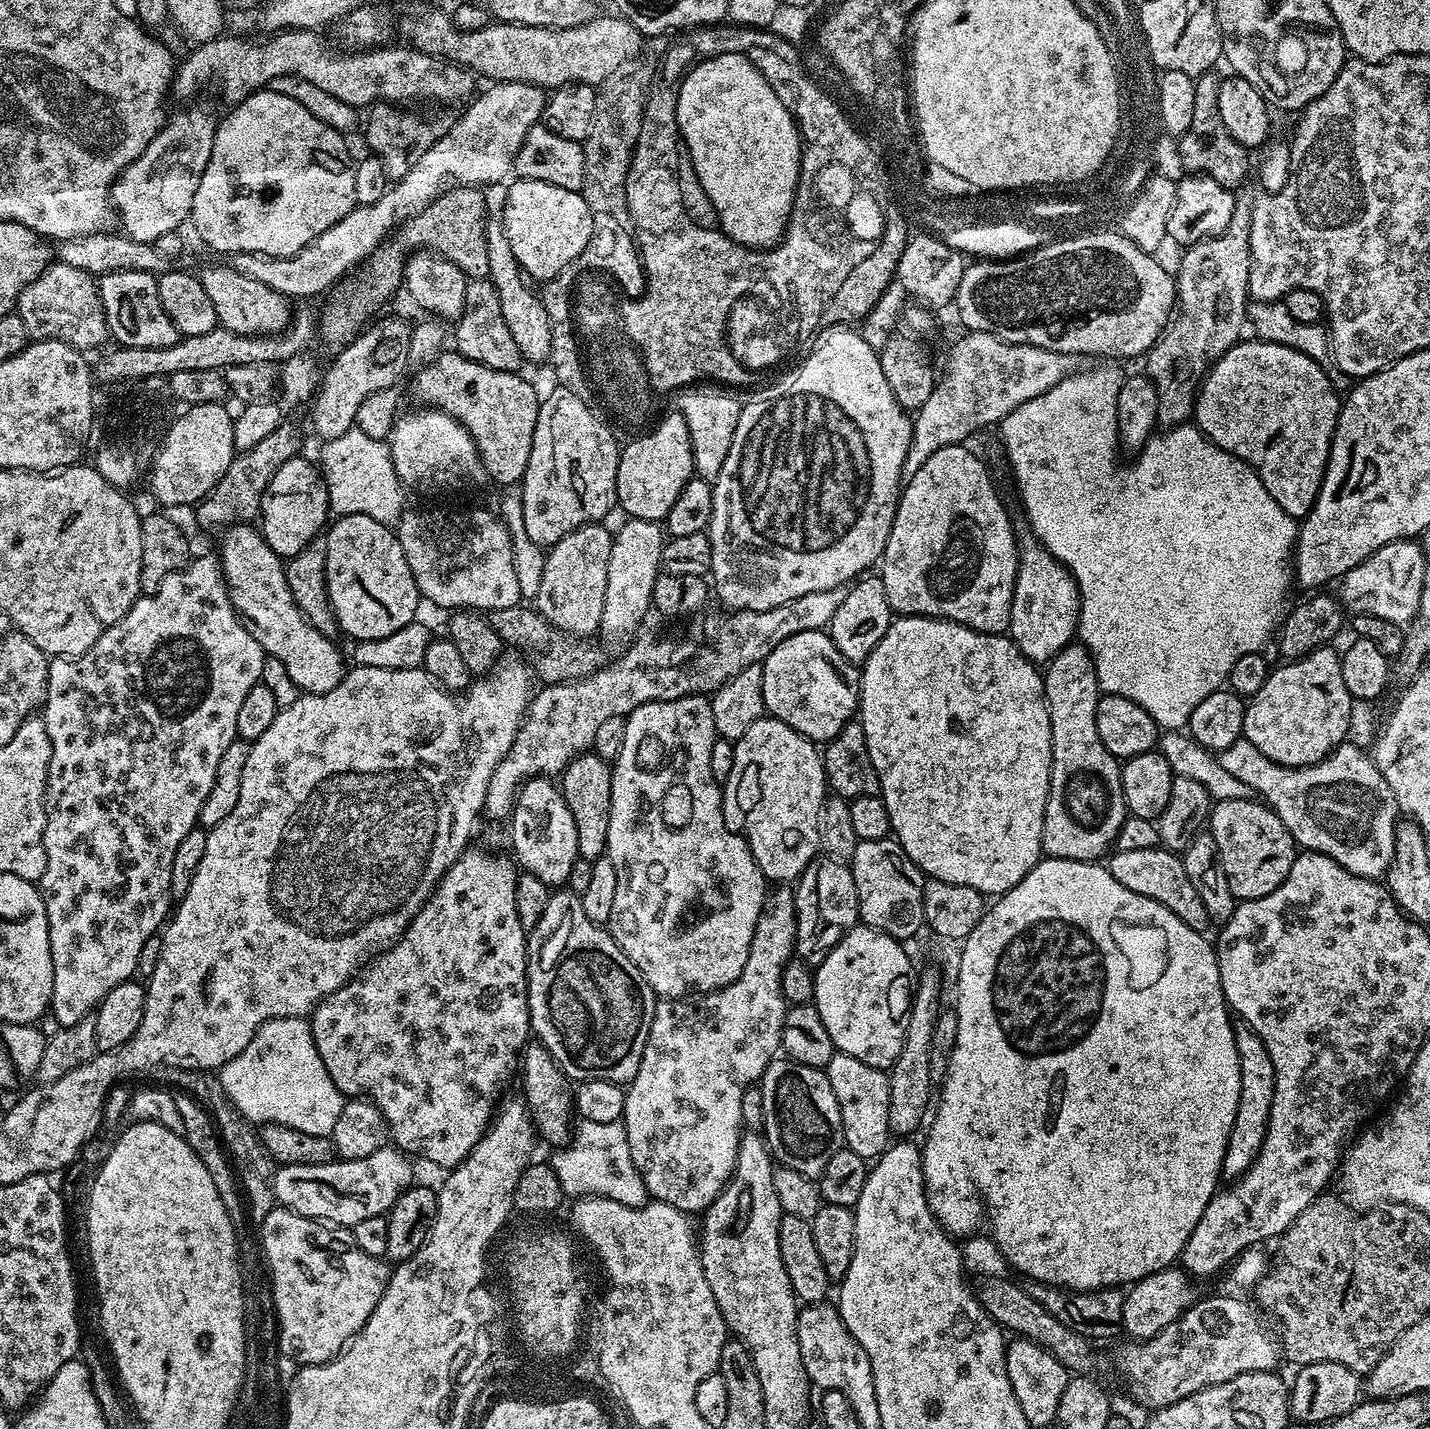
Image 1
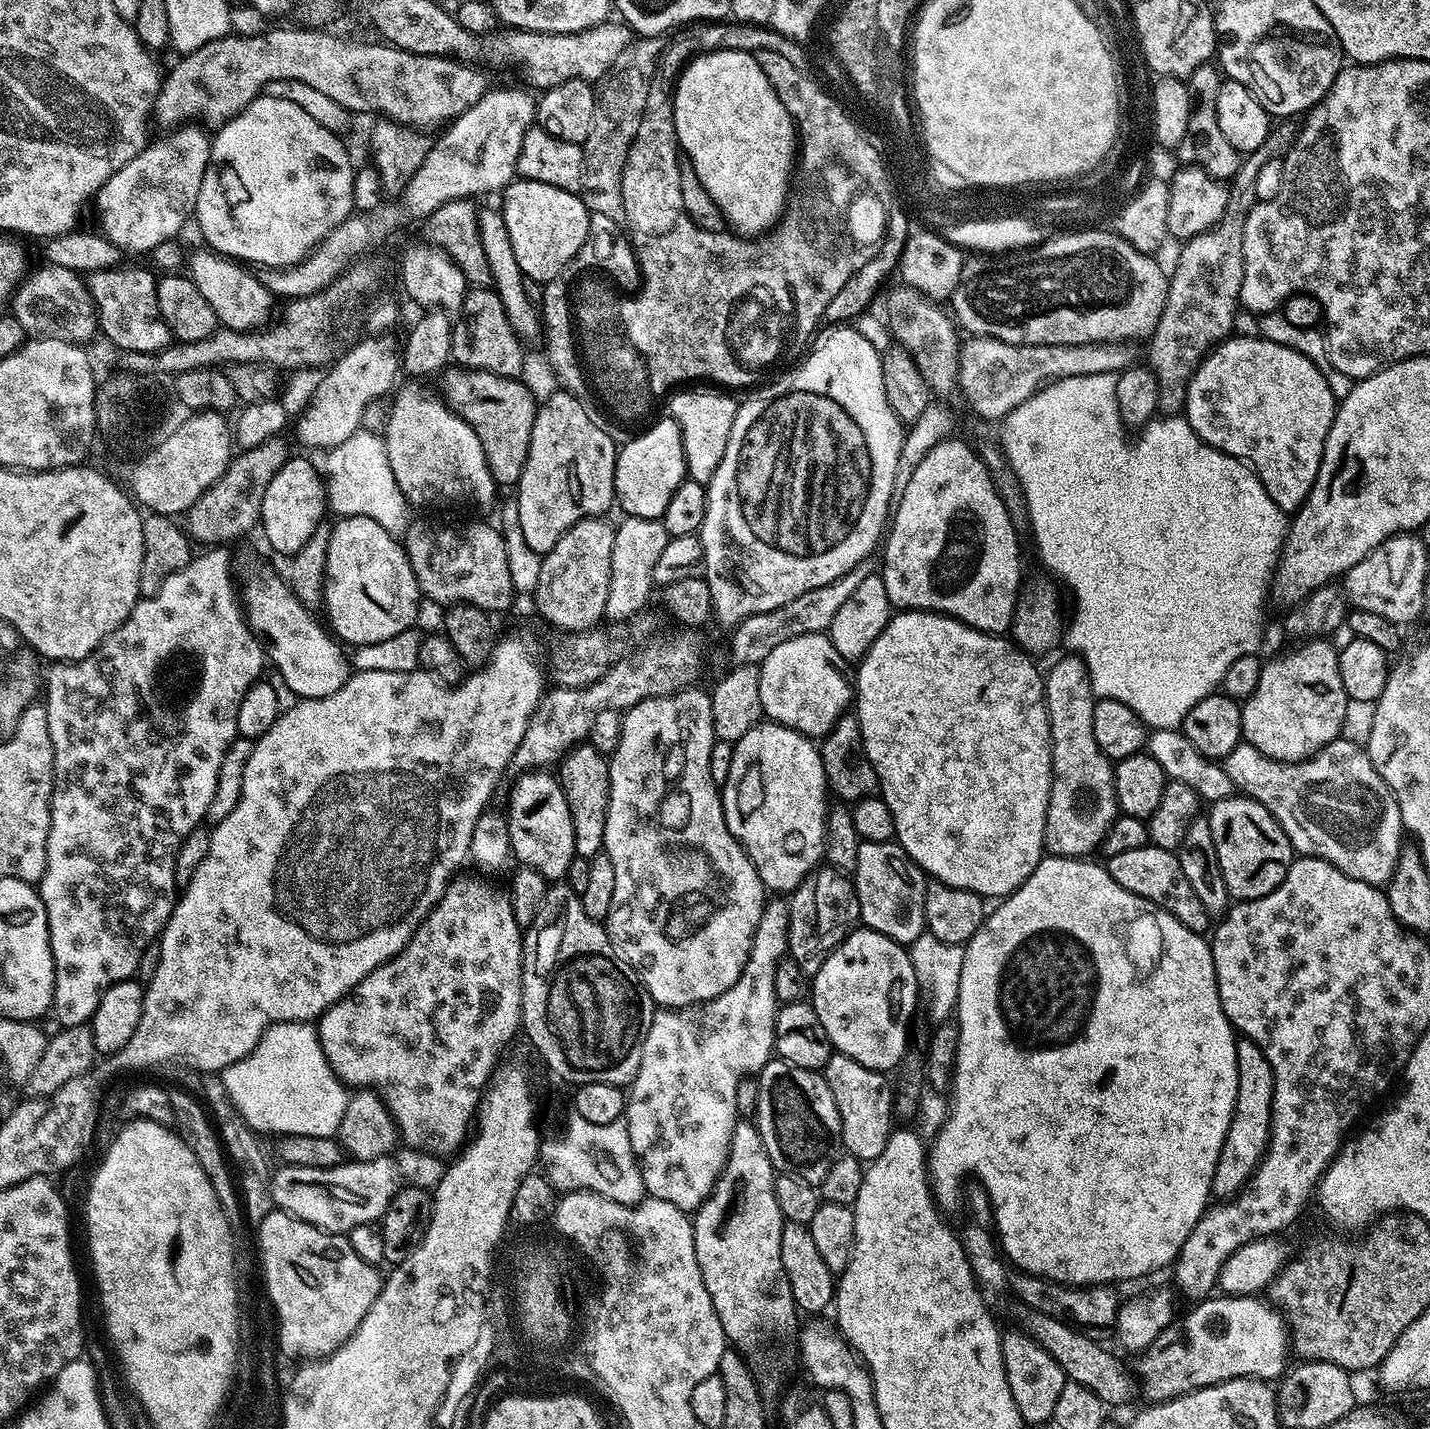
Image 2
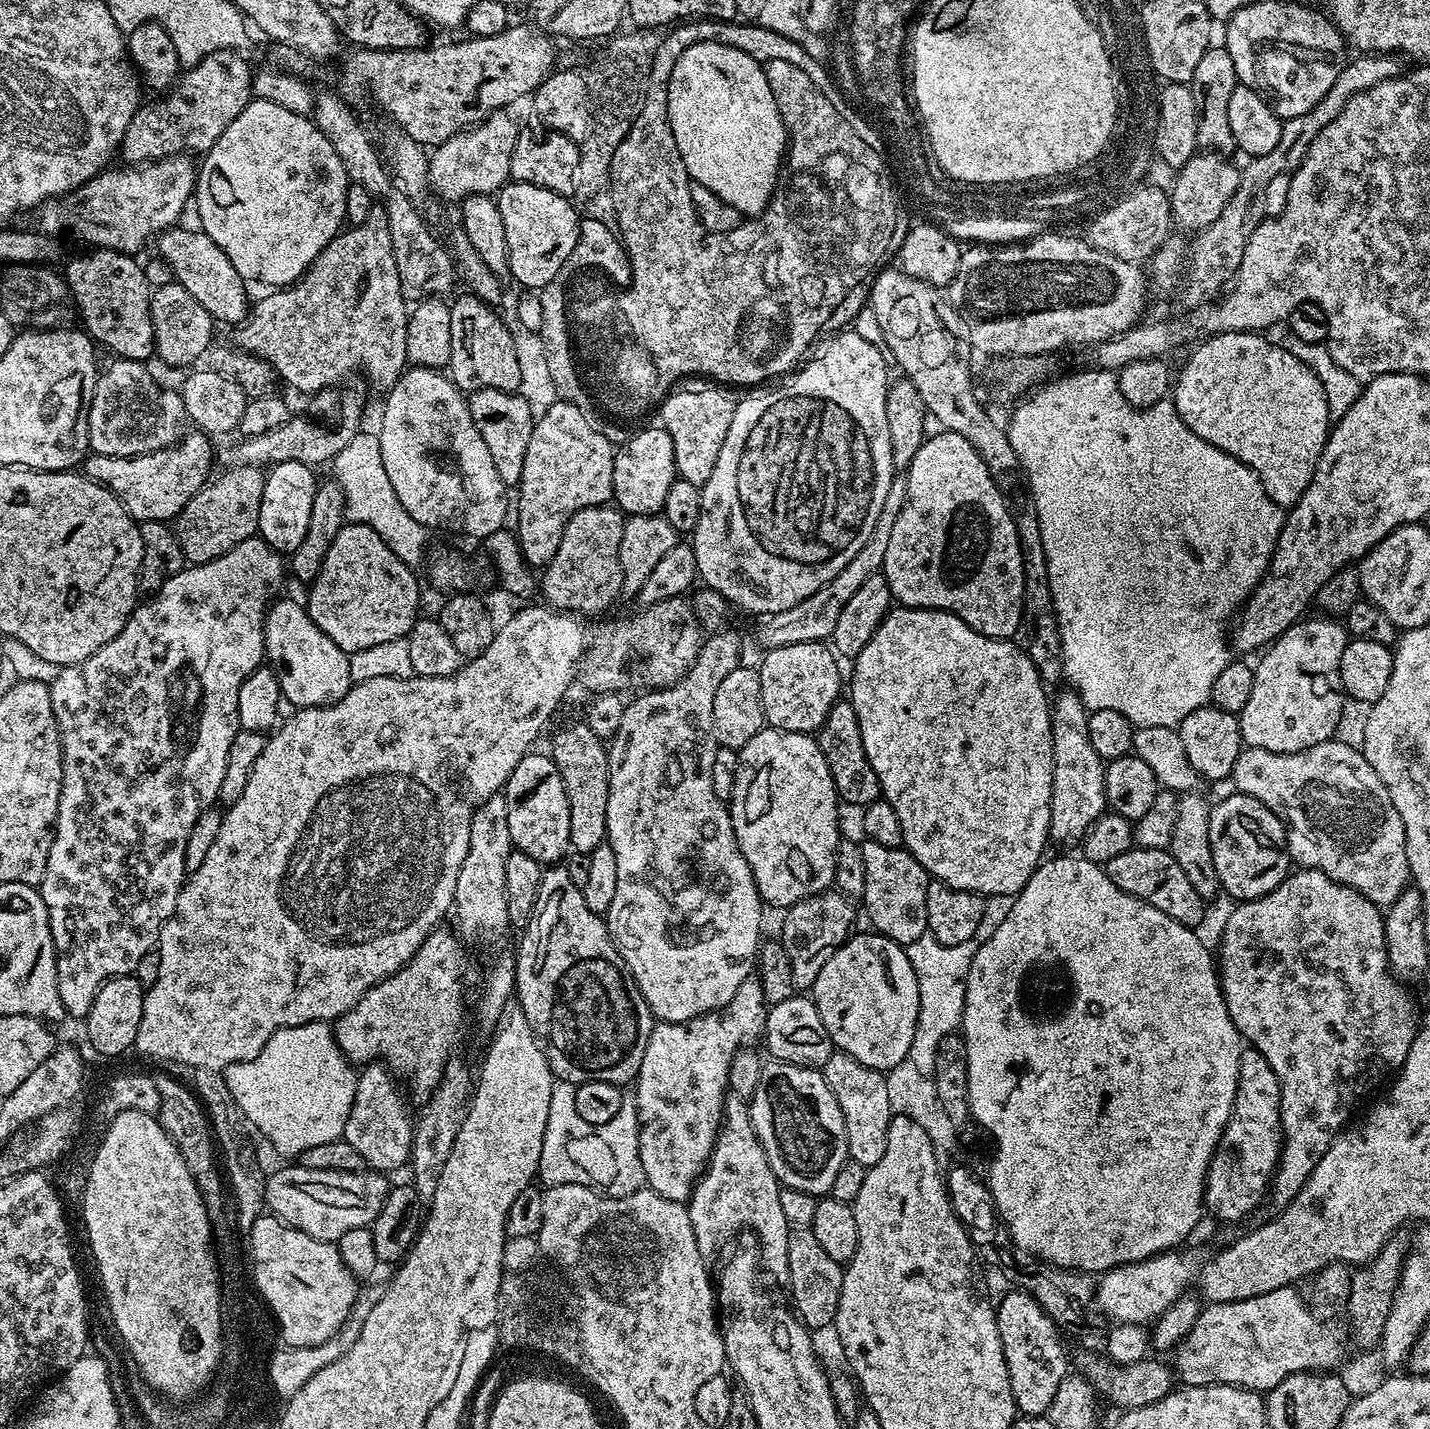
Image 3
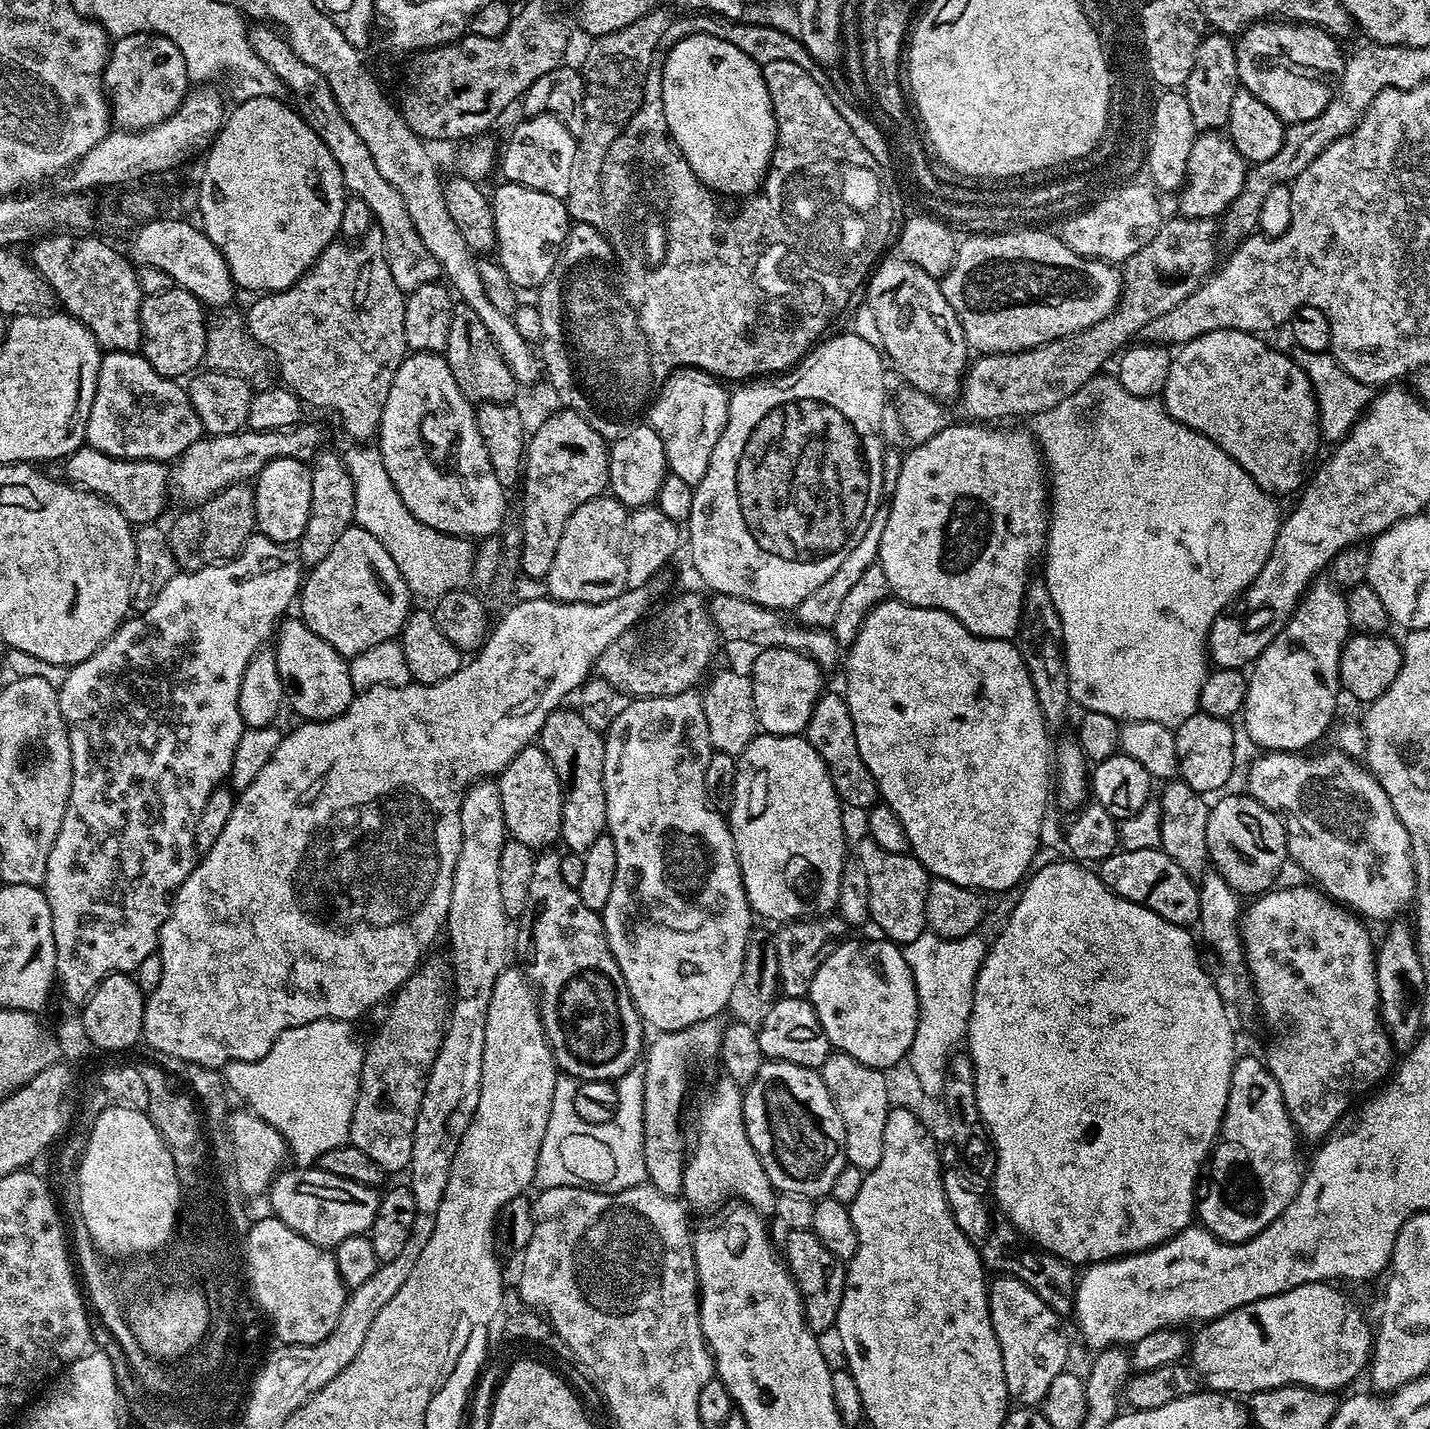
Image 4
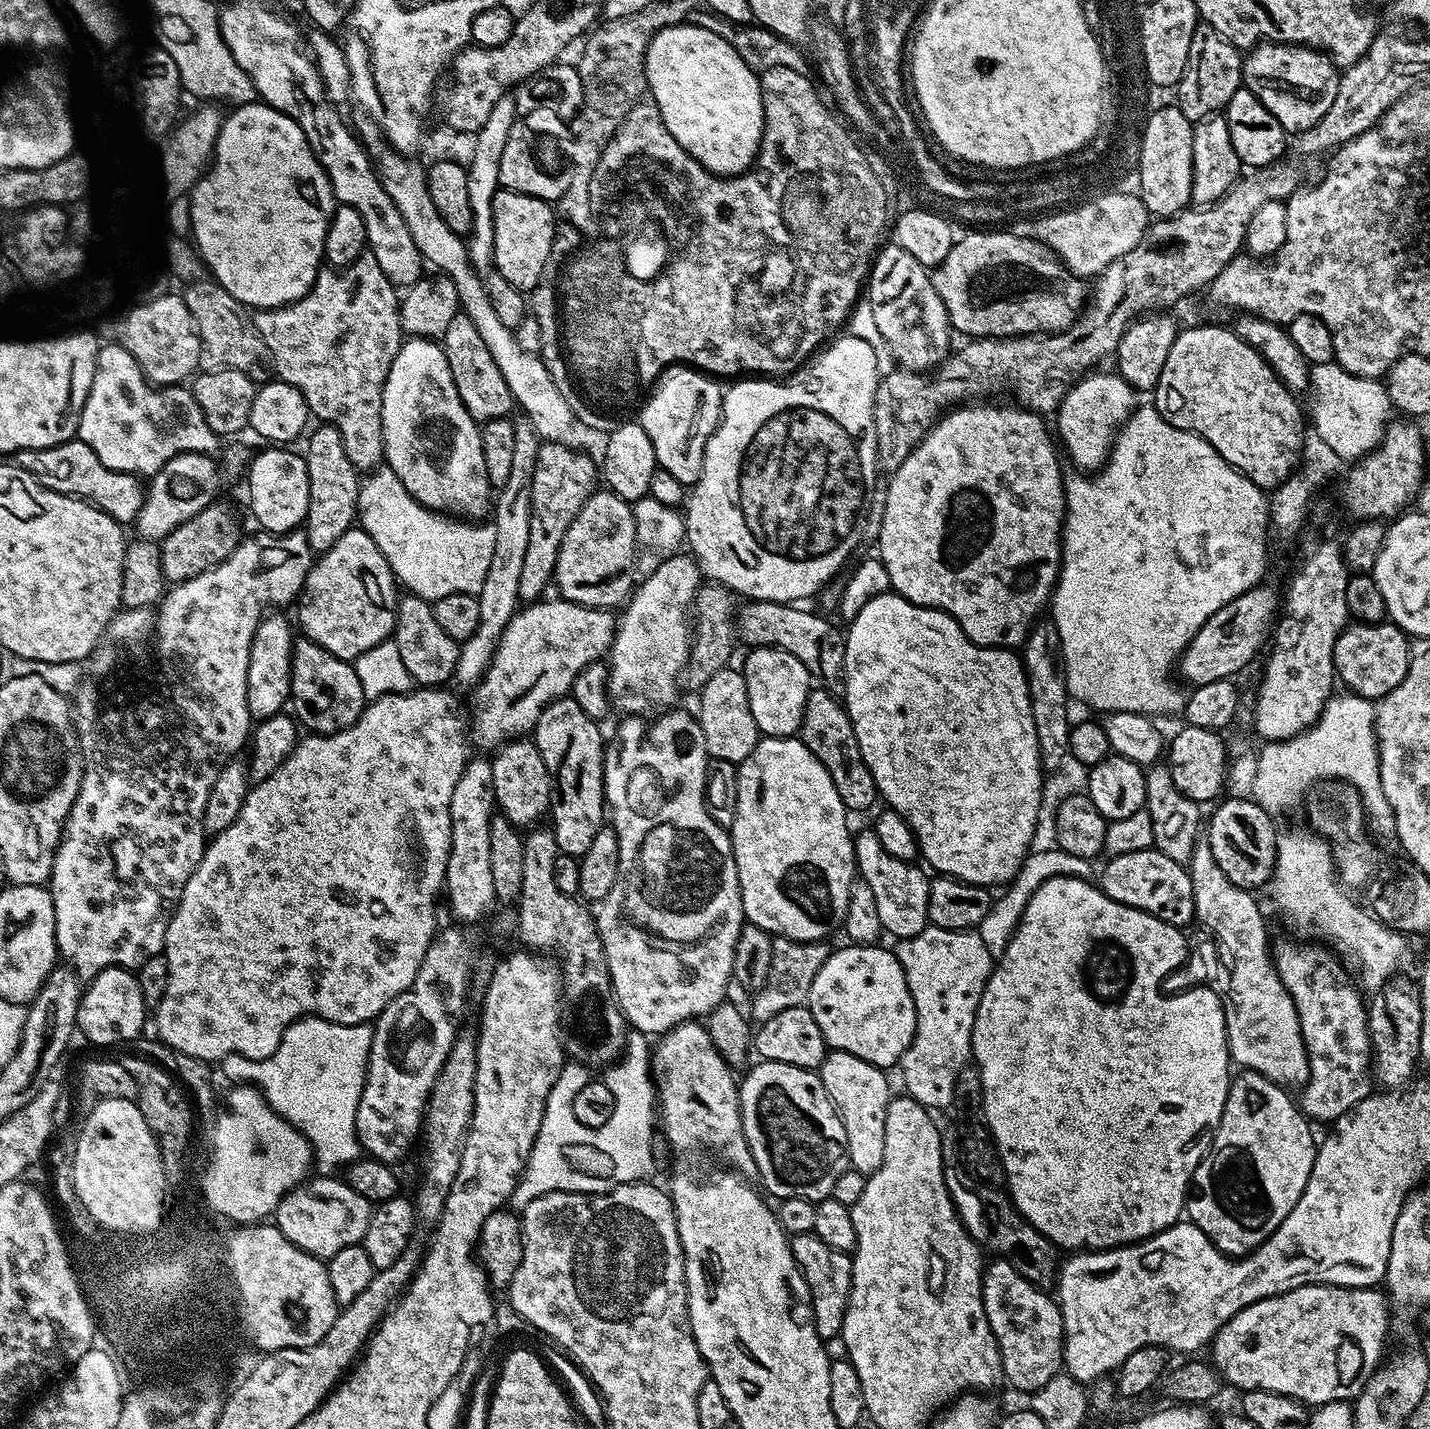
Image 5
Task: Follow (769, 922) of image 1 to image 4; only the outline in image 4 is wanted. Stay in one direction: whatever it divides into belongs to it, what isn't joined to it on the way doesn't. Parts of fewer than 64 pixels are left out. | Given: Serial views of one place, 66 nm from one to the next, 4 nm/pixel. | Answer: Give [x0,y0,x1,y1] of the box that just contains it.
[642,1020,724,1197]

